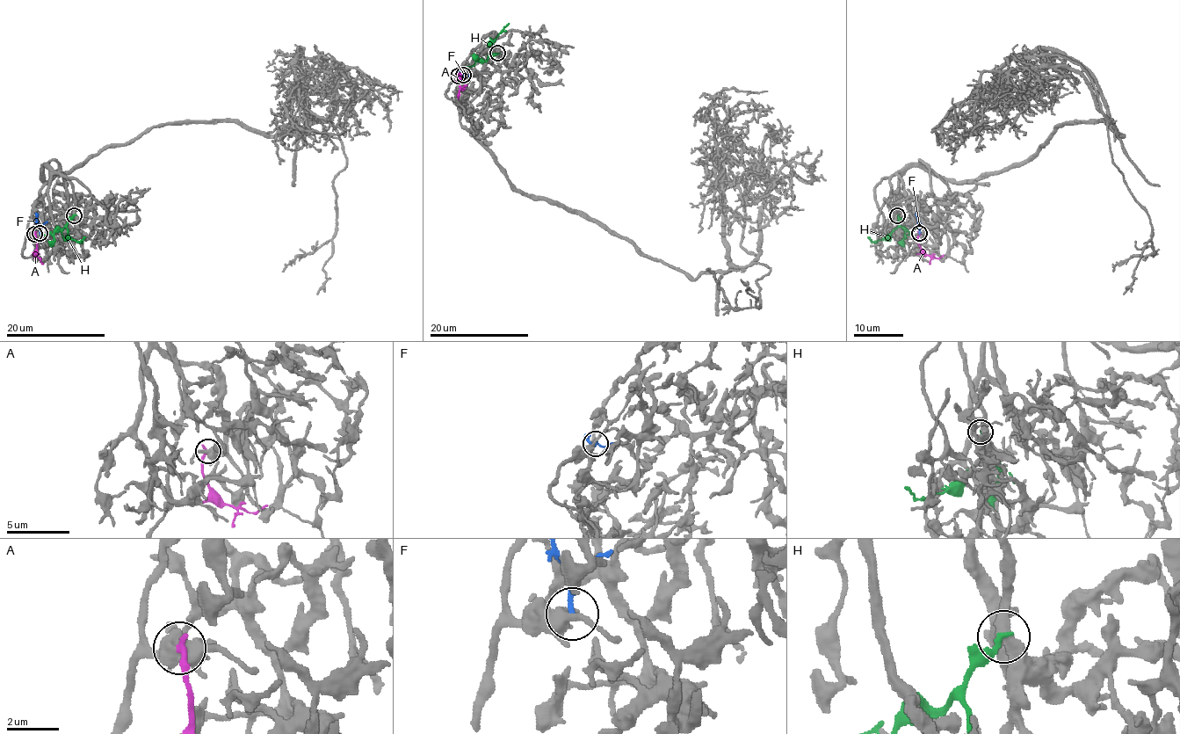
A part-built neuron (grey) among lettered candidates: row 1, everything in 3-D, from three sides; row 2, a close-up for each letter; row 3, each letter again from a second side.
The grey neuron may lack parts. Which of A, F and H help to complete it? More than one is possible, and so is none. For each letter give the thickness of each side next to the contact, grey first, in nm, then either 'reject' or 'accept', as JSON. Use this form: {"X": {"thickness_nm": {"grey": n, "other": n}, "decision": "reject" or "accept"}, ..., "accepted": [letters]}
{"A": {"thickness_nm": {"grey": 500, "other": 240}, "decision": "reject"}, "F": {"thickness_nm": {"grey": 320, "other": 180}, "decision": "reject"}, "H": {"thickness_nm": {"grey": 360, "other": 260}, "decision": "reject"}, "accepted": []}

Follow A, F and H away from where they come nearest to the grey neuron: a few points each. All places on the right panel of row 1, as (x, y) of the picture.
A: (919, 234), (918, 244), (927, 255), (939, 258), (943, 255)
F: (919, 234), (915, 213)
H: (897, 214), (898, 225), (888, 235), (876, 241), (867, 237)

